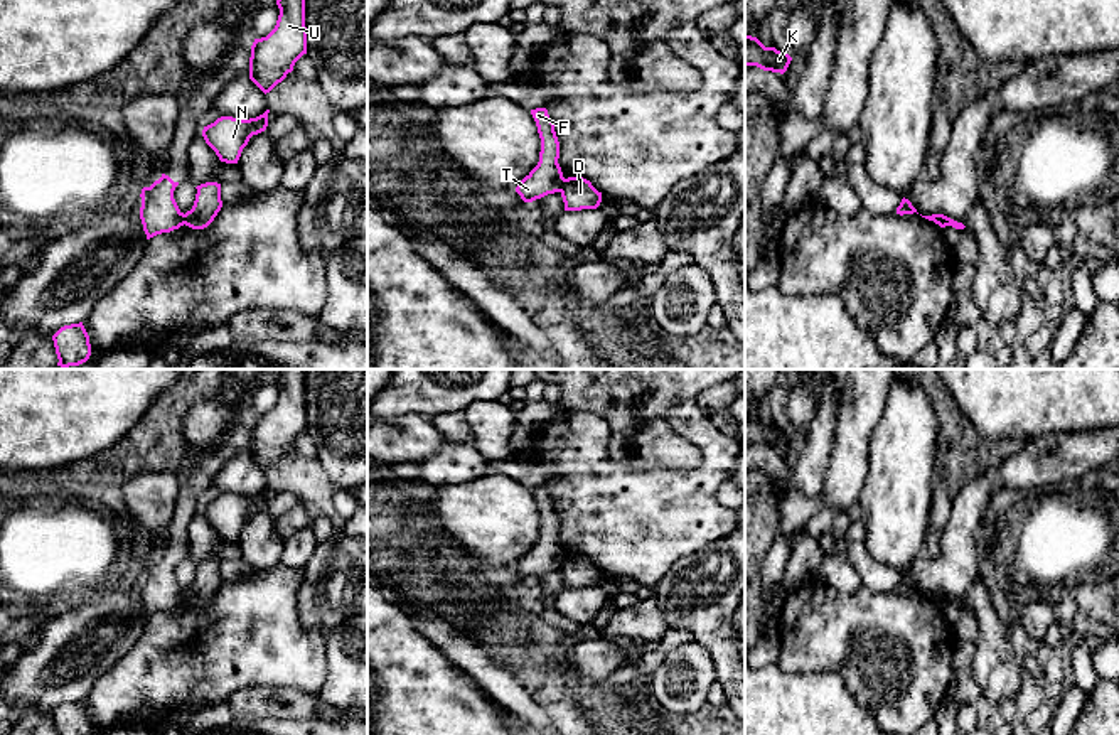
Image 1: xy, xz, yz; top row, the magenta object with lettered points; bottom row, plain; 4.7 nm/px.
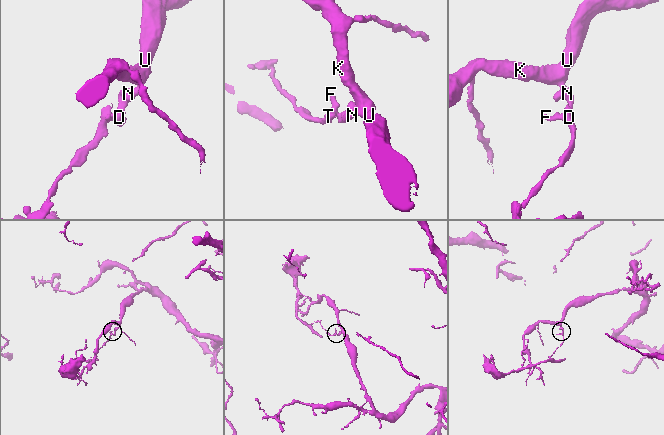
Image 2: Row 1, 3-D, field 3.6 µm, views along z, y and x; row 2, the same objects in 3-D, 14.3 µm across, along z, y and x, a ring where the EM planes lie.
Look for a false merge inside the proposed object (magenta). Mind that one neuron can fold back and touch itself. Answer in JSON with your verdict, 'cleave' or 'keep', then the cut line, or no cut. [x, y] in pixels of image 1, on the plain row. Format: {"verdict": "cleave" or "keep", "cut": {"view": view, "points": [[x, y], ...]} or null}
{"verdict": "cleave", "cut": {"view": "xz", "points": [[563, 555], [560, 568]]}}

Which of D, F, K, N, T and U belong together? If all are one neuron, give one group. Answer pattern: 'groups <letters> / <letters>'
groups D K N U / F T

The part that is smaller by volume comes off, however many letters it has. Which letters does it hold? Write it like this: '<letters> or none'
F, T

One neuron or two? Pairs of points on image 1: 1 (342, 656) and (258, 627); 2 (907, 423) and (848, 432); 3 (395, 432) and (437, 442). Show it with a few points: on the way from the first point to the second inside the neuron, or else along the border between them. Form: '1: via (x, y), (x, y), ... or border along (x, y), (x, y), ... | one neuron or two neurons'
1: border along (324, 636), (326, 681), (317, 690) | two neurons
2: border along (888, 391), (883, 413), (870, 435), (867, 467) | two neurons
3: via (405, 439), (427, 440) | one neuron

